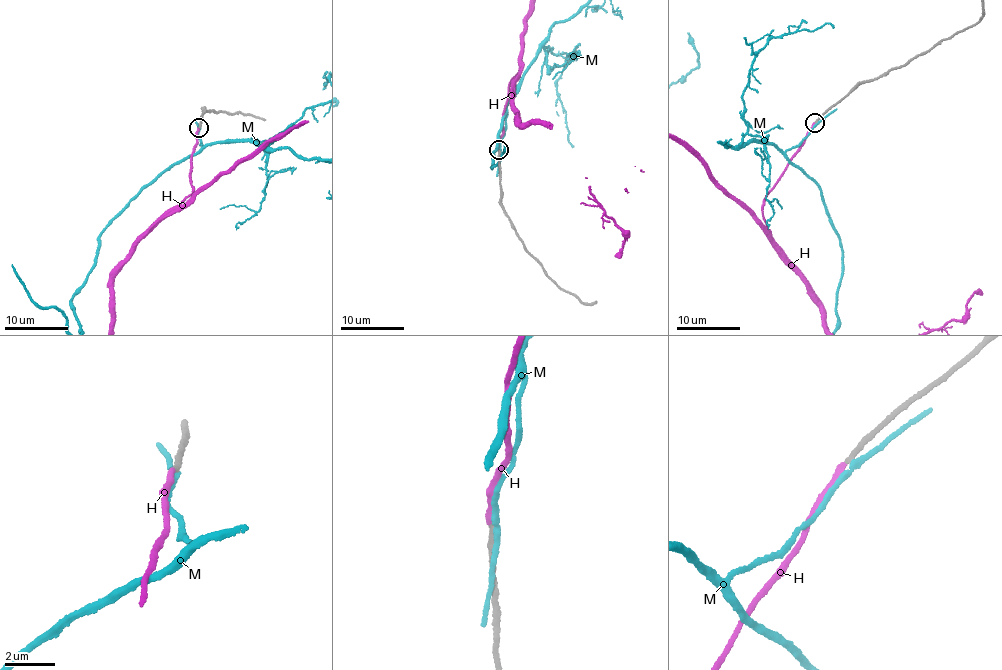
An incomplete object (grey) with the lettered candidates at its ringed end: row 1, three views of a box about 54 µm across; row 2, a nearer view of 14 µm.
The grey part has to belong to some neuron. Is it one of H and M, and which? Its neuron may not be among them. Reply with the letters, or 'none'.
H

